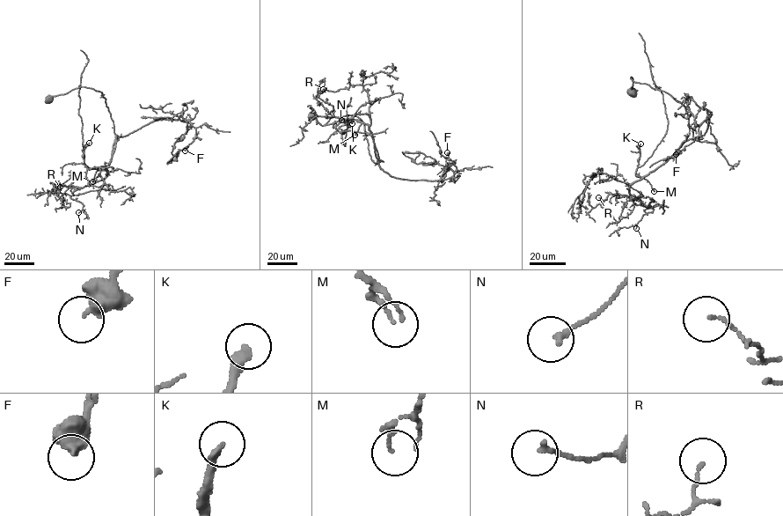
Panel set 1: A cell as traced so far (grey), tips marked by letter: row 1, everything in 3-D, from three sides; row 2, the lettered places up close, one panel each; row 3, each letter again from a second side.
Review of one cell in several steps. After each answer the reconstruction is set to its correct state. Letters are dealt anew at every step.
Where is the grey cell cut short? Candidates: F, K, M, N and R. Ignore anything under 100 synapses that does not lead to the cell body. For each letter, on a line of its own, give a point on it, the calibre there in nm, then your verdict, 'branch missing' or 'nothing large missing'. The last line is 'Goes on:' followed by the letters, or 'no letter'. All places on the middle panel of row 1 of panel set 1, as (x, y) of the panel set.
F: at (447, 152); 480 nm thick; nothing large missing
K: at (352, 123); 280 nm thick; branch missing
M: at (354, 135); 120 nm thick; nothing large missing
N: at (341, 120); 180 nm thick; nothing large missing
R: at (323, 89); 80 nm thick; nothing large missing
Goes on: K

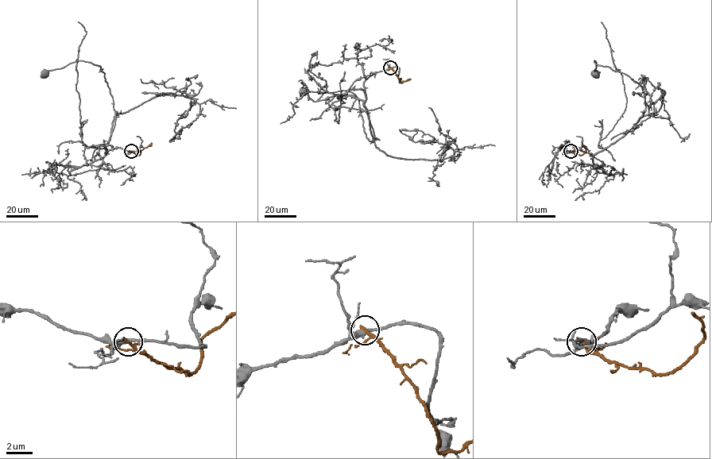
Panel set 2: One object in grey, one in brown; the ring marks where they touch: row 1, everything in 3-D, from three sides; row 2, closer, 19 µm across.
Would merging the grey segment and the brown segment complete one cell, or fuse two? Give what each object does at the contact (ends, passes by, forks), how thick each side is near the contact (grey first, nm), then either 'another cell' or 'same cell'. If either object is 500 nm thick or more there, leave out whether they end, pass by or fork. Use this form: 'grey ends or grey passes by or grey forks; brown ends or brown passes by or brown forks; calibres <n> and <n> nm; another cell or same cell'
grey passes by; brown passes by; calibres 320 and 220 nm; another cell

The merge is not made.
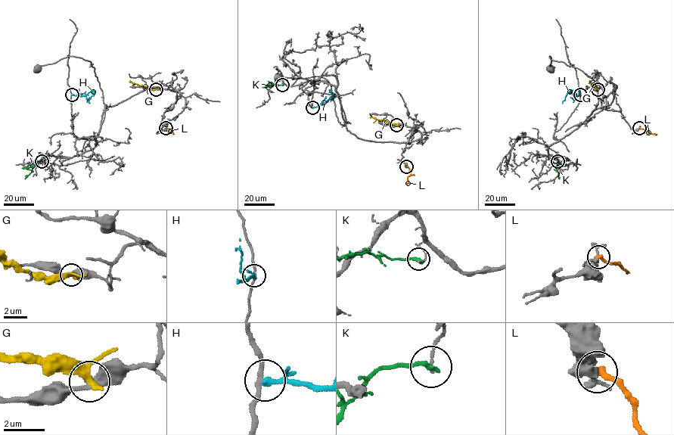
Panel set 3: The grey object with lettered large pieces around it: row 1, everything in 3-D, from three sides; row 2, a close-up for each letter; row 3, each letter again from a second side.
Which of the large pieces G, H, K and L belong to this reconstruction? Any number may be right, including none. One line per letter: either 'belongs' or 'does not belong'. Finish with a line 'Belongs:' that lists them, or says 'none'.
G: does not belong
H: does not belong
K: does not belong
L: does not belong
Belongs: none

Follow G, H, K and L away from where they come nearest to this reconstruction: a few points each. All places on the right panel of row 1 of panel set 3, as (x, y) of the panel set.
G: (597, 89), (589, 80)
H: (580, 94), (575, 96), (570, 90), (562, 103)
K: (557, 161), (559, 178)
L: (639, 128), (655, 135)

